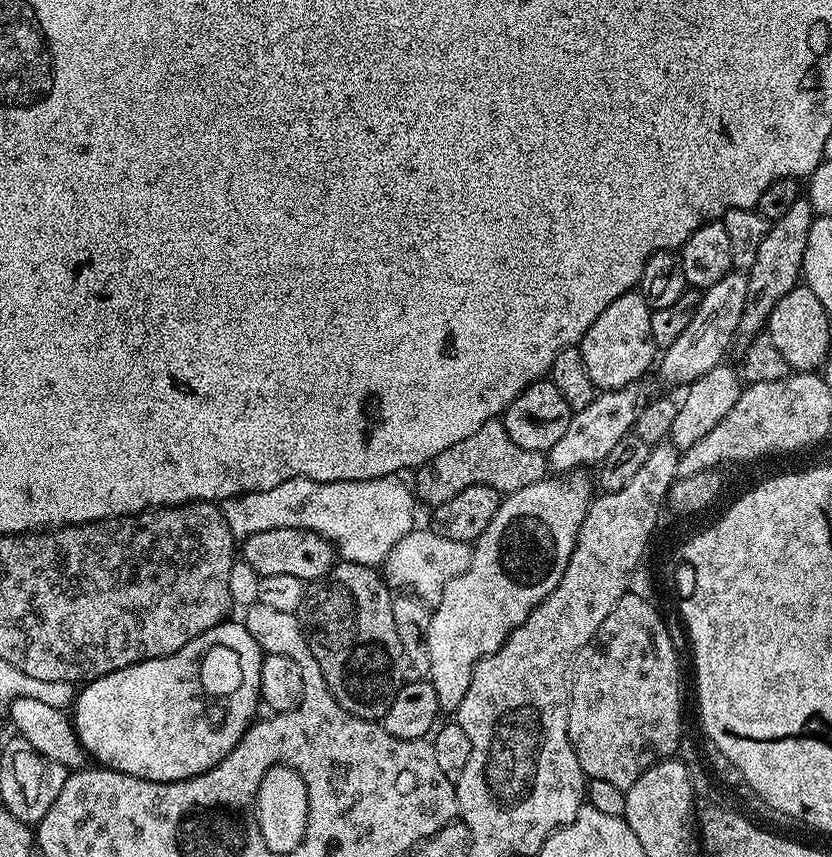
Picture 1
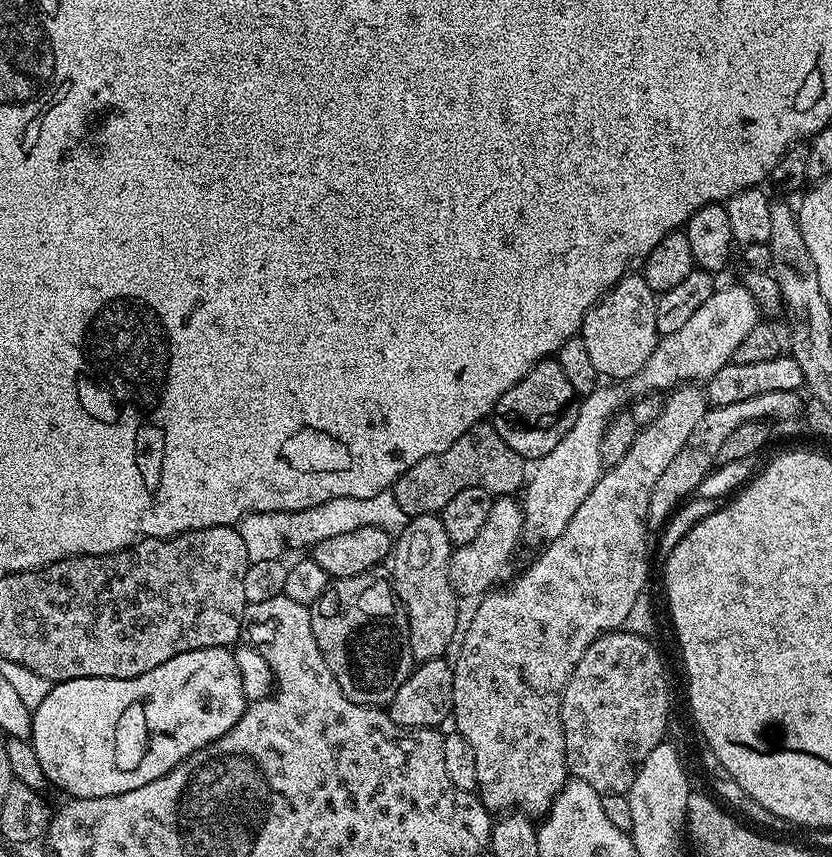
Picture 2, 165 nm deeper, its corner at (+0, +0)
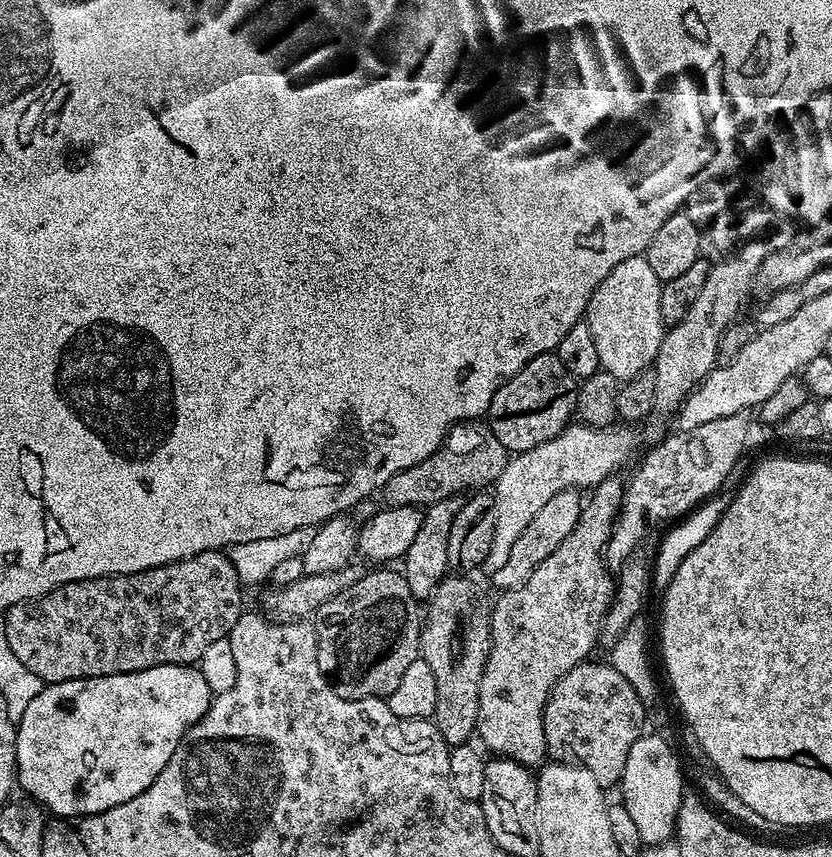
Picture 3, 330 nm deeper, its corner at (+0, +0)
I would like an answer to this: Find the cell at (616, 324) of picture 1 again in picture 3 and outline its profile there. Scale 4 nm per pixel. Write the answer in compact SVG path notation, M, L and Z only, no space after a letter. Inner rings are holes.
M641 254L626 258L626 262L618 262L618 266L614 266L614 270L602 278L598 290L594 290L590 298L586 323L594 337L600 367L603 371L614 374L618 381L634 378L655 365L658 346L662 346L666 331L660 305L661 283L648 259Z

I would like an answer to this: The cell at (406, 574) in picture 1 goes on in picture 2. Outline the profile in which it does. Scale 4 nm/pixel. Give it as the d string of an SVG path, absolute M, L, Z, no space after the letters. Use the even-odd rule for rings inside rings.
M512 496L493 499L490 518L486 518L486 526L478 530L478 535L471 542L461 544L453 551L452 561L448 563L448 581L456 591L457 597L483 597L495 585L492 583L499 578L500 571L507 566L516 543L518 545L521 543L524 530L524 509L517 501L516 504L514 501Z

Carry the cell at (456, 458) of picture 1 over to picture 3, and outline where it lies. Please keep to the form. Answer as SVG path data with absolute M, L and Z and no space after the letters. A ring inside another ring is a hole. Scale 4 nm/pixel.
M479 419L463 420L461 424L456 424L448 431L444 441L440 444L440 448L434 450L434 454L430 454L430 458L394 474L385 482L382 489L383 503L393 508L414 506L423 509L434 502L442 502L442 498L450 498L457 494L468 494L473 490L487 489L484 488L487 484L488 487L495 485L496 480L502 474L502 470L506 470L509 459L510 453L504 449L502 442L498 442L498 438L494 438L494 434L488 429L487 423L481 422Z

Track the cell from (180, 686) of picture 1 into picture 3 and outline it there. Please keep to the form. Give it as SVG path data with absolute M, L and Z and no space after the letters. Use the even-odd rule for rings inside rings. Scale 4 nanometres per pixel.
M163 664L162 666L154 666L147 668L141 672L123 672L117 676L95 676L94 678L86 678L85 680L67 680L61 684L50 684L41 690L38 698L34 698L34 702L30 702L30 706L26 710L26 714L22 714L22 718L16 724L16 770L22 770L22 778L18 781L19 787L23 787L27 795L33 801L38 799L38 794L48 794L52 805L47 811L56 818L74 818L74 810L82 810L82 818L93 816L99 812L110 810L114 806L118 806L122 802L130 802L130 798L138 798L138 794L142 794L142 790L146 790L146 786L150 786L154 782L154 778L158 778L158 774L162 774L162 770L166 766L166 762L170 762L170 758L174 754L174 750L179 746L180 740L185 736L196 723L204 717L206 710L212 704L214 693L210 686L206 686L206 678L202 678L199 667L189 666L186 664ZM44 750L72 750L70 756L78 756L78 758L64 758L64 760L76 760L76 762L52 762L52 760L44 760ZM50 780L52 788L48 792L44 792L44 782Z

